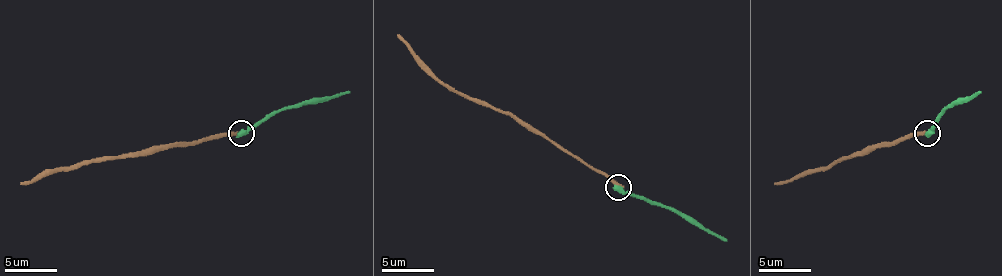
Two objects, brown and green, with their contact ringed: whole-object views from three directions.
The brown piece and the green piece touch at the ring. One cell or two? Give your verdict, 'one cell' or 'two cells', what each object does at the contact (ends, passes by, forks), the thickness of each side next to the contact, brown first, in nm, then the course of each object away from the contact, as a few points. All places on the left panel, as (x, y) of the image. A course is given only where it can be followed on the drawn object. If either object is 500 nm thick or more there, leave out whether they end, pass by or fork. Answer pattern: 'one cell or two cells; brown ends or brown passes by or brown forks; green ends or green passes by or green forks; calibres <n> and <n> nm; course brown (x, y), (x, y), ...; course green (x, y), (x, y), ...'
two cells; brown ends; green ends; calibres 240 and 440 nm; course brown (240, 132), (76, 164), (21, 184); course green (240, 132), (295, 106), (350, 91)

